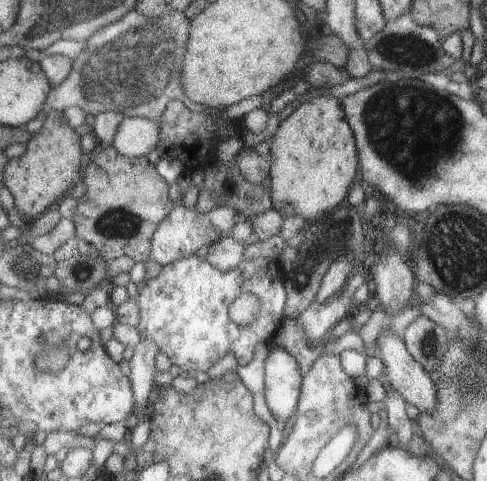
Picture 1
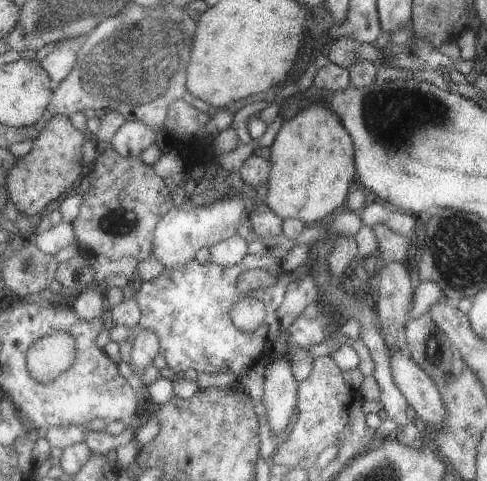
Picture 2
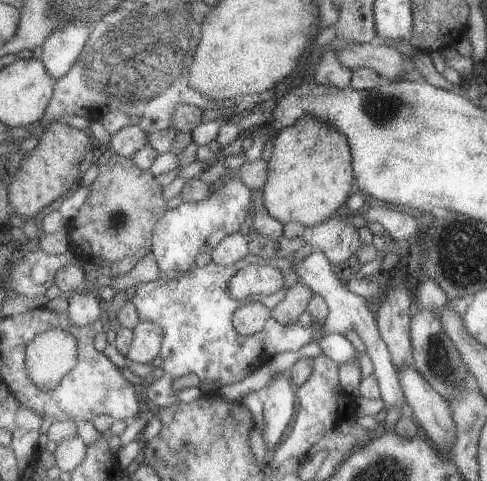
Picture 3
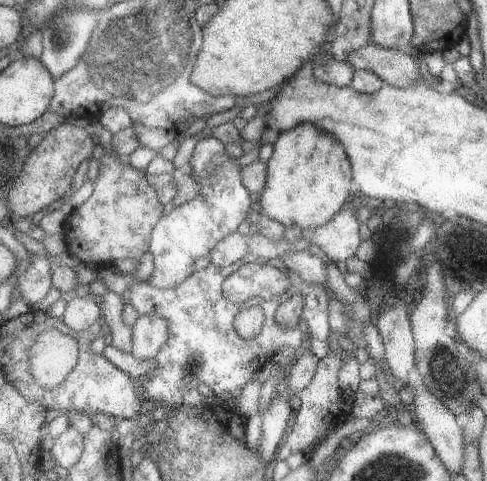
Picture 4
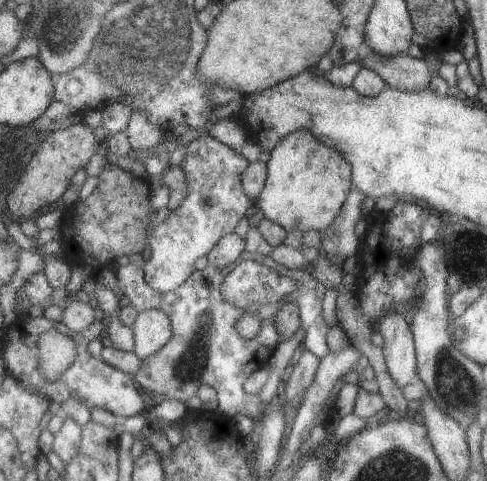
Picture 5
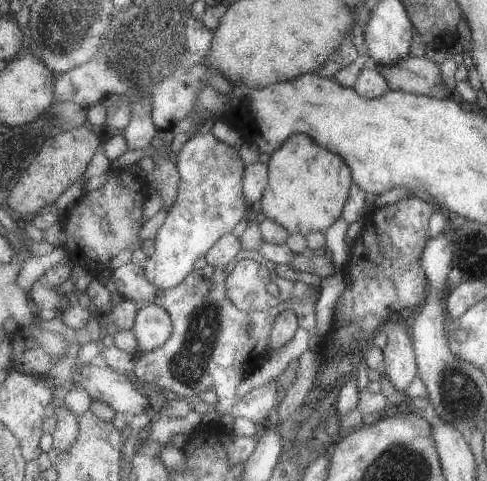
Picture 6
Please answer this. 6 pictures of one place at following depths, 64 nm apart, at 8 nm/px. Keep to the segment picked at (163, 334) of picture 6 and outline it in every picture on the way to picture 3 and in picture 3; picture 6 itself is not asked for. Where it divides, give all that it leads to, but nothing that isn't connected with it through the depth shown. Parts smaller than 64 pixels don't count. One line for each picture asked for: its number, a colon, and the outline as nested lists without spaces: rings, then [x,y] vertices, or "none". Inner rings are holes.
3: [[[141,322],[139,328],[135,328],[135,340],[127,354],[129,360],[135,364],[151,364],[157,356],[161,356],[163,348],[163,330],[157,324]]]
4: [[[141,316],[133,328],[133,334],[135,336],[133,336],[131,356],[137,362],[147,362],[147,360],[157,358],[157,354],[163,350],[169,338],[169,328],[163,318]]]
5: [[[151,310],[139,314],[135,322],[135,356],[147,360],[157,354],[173,338],[171,320],[161,310]]]

